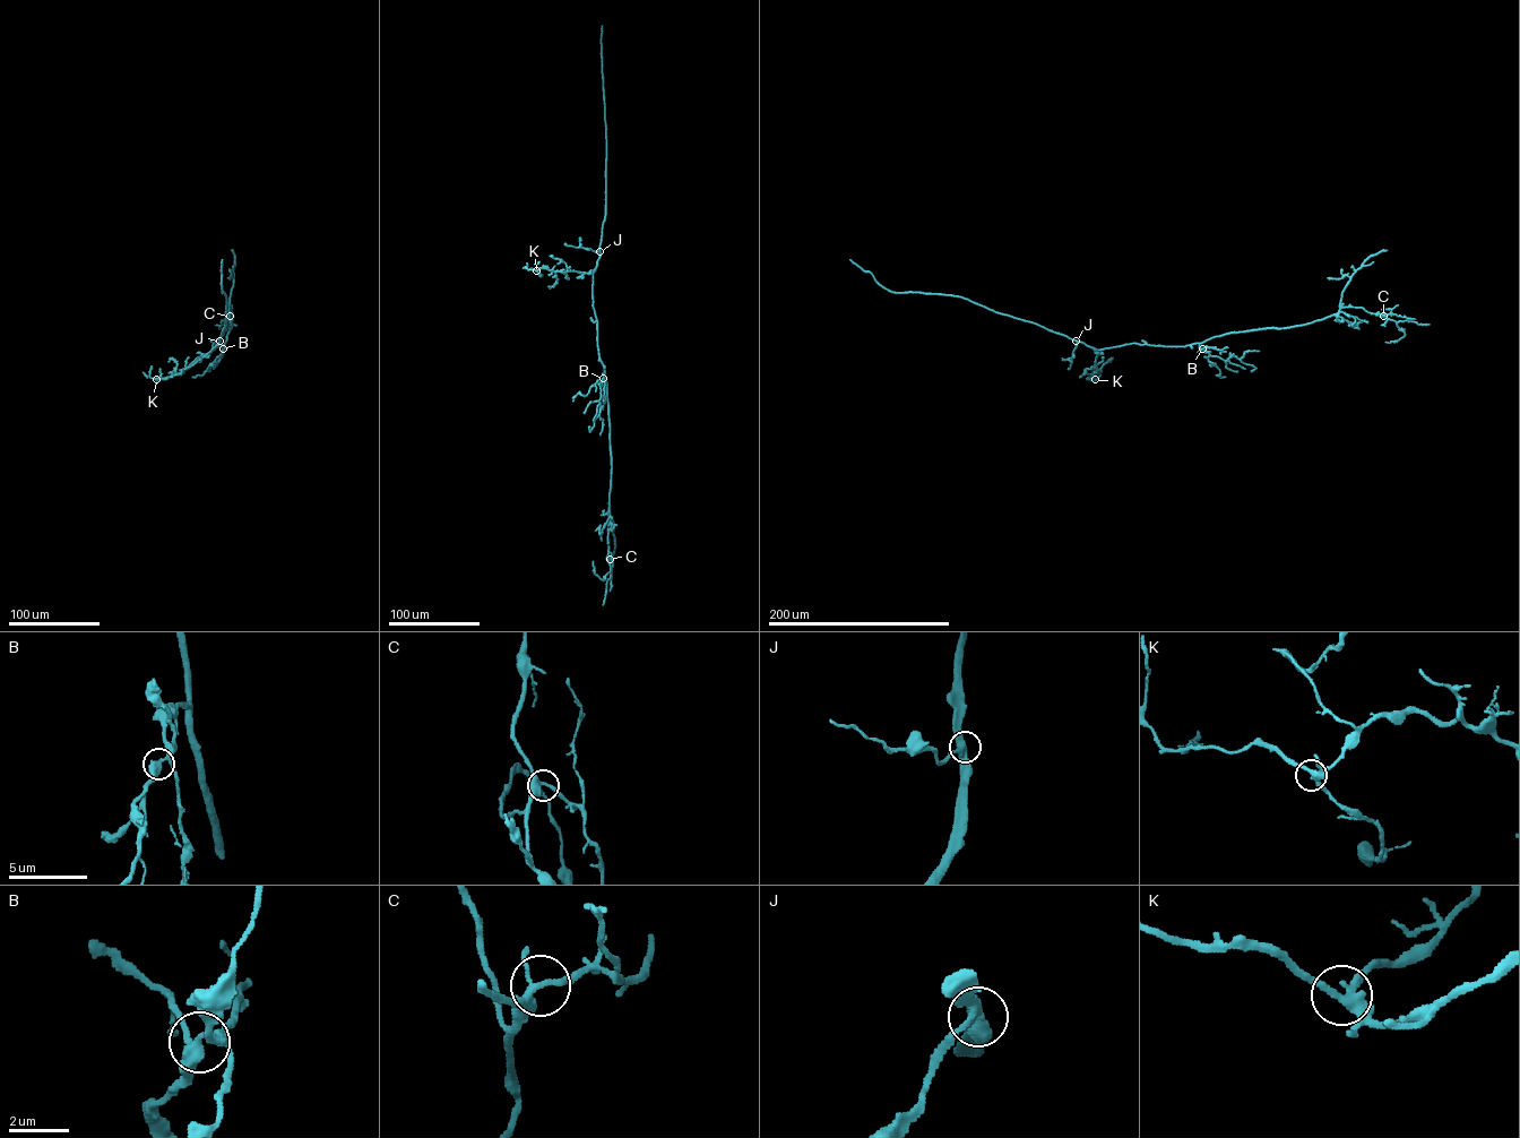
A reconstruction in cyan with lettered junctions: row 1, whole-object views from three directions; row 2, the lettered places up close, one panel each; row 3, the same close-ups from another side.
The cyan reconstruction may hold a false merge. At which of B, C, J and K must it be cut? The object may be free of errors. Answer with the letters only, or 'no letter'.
no letter

